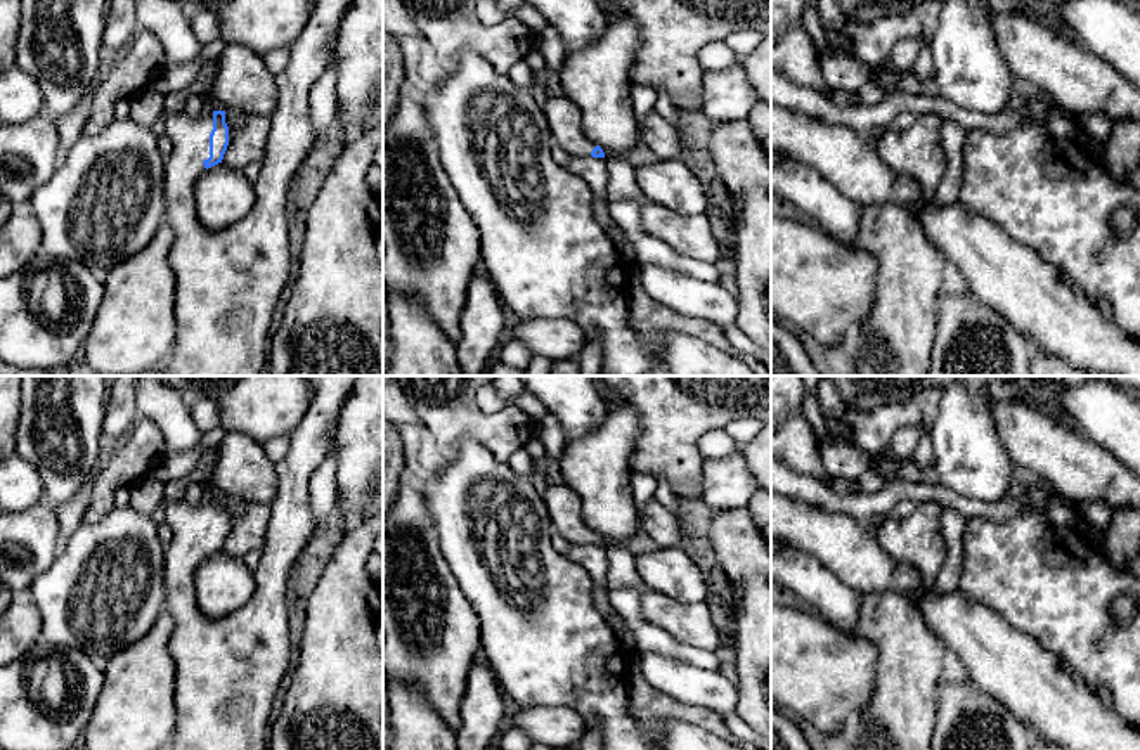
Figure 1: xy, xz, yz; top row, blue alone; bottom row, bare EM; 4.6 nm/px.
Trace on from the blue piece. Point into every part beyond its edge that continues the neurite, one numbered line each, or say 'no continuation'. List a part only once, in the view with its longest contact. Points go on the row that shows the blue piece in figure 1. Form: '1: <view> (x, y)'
1: xy (227, 283)

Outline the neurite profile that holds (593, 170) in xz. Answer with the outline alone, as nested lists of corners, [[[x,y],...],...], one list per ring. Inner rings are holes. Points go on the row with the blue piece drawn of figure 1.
[[[570,156],[567,170],[577,177],[582,177],[589,184],[593,194],[605,199],[610,208],[612,201],[606,196],[608,170],[605,158]]]

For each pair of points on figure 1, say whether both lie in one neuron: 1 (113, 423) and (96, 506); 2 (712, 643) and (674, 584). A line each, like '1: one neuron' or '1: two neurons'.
1: one neuron
2: two neurons

